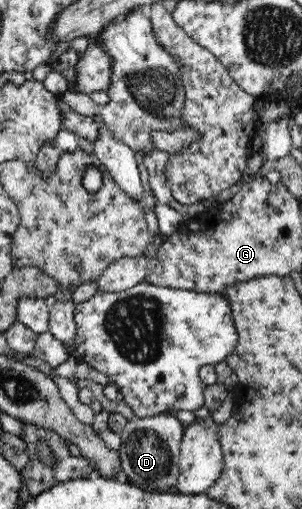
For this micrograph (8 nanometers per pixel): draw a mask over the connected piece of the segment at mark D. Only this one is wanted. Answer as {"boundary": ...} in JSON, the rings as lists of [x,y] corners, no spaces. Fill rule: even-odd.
{"boundary":[[[168,412],[153,417],[133,417],[121,433],[118,449],[122,479],[147,493],[163,493],[176,489],[179,477],[180,443],[184,425]]]}

